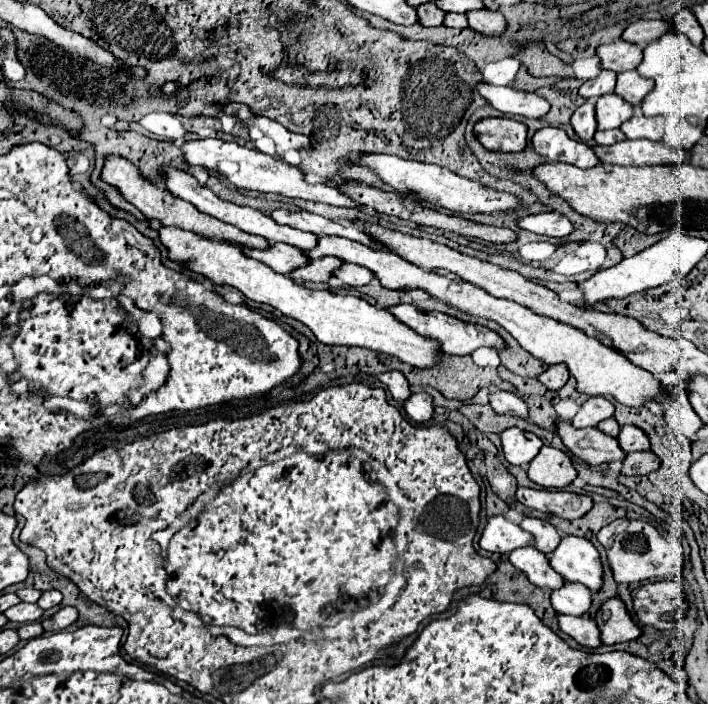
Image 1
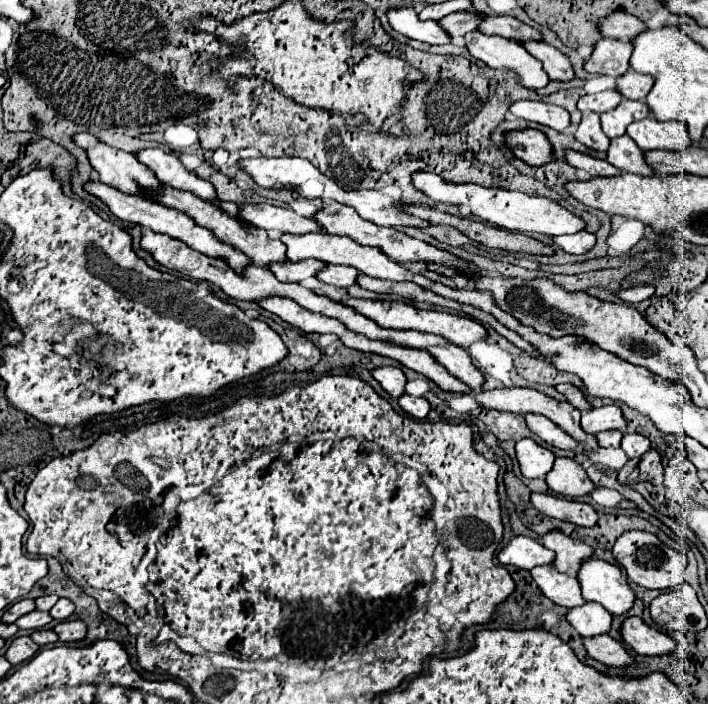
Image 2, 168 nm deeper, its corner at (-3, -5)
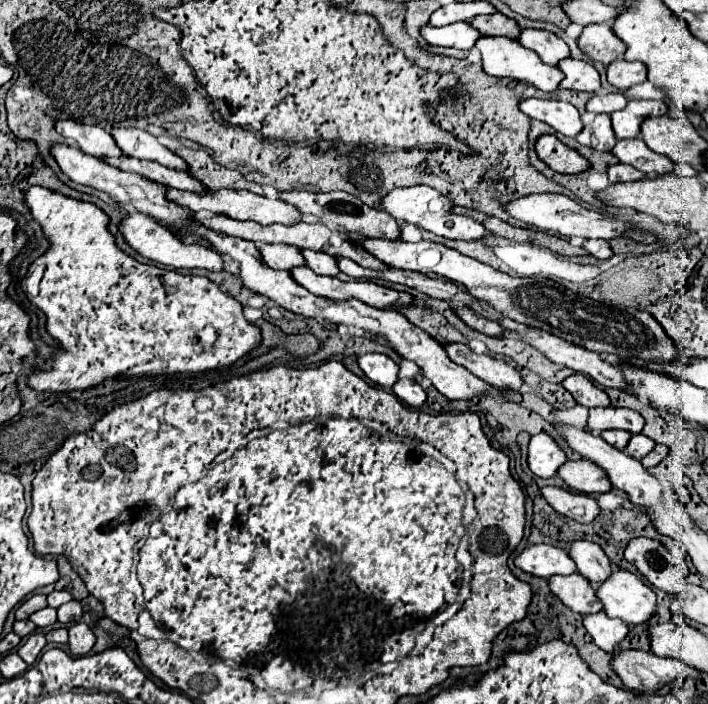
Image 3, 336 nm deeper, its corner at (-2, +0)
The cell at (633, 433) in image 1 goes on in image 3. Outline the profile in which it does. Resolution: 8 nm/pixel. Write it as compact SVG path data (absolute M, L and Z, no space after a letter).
M632 435L632 439L630 439L630 443L628 443L628 447L626 447L626 453L630 455L630 457L634 457L634 459L642 459L642 457L646 457L652 449L654 449L654 441L652 439L648 439L646 435Z

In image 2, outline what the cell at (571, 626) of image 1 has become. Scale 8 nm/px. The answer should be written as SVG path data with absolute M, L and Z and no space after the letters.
M609 634L605 636L591 636L591 640L583 638L585 650L591 658L605 662L607 666L625 666L631 664L631 656L627 654L627 650L623 648L623 644L615 638L611 638Z

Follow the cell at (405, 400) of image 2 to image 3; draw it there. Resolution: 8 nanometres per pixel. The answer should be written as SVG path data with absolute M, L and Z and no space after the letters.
M398 379L392 389L396 397L410 407L422 407L422 403L426 401L426 391L414 379Z

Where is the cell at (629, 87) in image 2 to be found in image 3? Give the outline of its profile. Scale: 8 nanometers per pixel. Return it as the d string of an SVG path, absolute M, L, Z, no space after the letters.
M616 59L608 65L608 81L626 91L628 87L646 81L646 65L640 61L626 61L626 59Z

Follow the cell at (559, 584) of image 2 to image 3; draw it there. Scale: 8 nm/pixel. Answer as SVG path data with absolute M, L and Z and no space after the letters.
M580 573L568 575L568 577L562 577L562 575L550 577L550 589L566 607L570 607L580 615L602 611L602 603L596 597L596 589Z

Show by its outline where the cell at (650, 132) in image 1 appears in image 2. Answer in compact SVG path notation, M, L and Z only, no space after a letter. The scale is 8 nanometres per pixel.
M645 118L641 122L629 124L627 134L641 150L683 150L687 146L687 136L683 134L679 122Z

